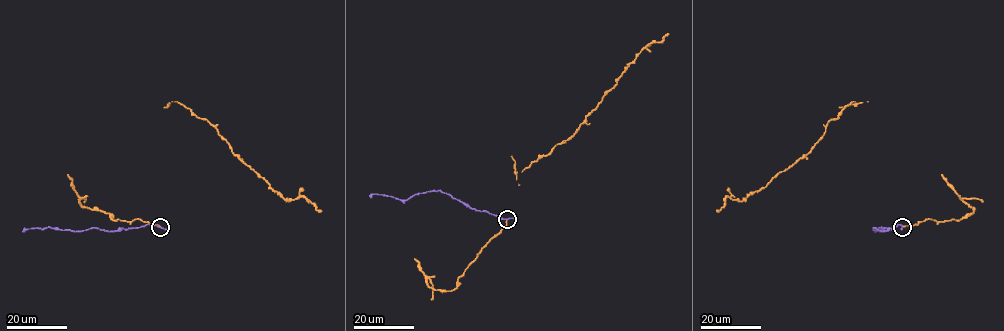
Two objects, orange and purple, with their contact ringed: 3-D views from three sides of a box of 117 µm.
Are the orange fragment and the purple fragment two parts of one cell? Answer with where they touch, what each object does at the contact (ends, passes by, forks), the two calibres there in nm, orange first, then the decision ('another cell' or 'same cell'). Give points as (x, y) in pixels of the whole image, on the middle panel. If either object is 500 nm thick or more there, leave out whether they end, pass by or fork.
place (507, 219); orange ends; purple passes by; calibres 150 and 120 nm; another cell

